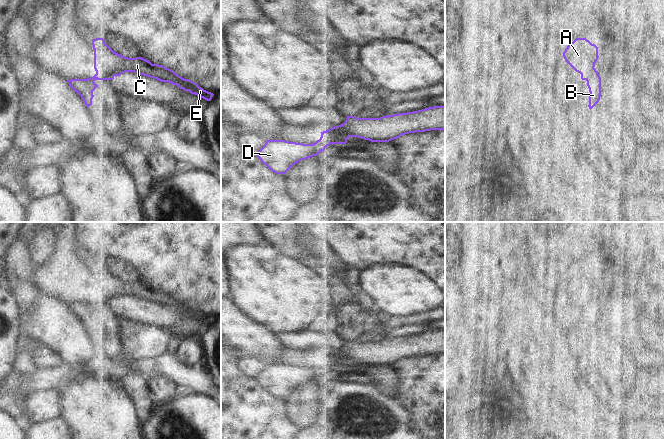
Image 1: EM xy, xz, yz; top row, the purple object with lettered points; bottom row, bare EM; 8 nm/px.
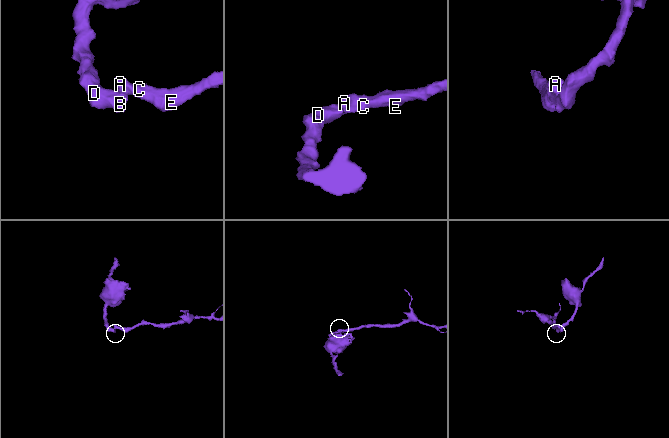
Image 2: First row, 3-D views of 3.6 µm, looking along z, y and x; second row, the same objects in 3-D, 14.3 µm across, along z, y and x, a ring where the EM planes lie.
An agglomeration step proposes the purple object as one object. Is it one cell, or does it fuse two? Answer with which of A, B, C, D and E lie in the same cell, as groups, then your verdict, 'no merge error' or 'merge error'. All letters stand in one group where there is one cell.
A C E / B D; merge error

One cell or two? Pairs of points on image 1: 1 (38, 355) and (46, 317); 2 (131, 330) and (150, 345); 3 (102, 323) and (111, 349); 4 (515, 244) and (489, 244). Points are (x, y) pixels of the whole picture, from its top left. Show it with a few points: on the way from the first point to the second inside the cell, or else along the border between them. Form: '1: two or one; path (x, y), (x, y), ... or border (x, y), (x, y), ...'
1: two; border (37, 343), (51, 348), (60, 357)
2: one; path (136, 335), (145, 342)
3: one; path (103, 329), (104, 339), (108, 343)
4: two; border (508, 232), (494, 249)

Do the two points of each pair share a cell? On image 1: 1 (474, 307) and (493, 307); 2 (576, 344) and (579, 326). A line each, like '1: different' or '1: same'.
1: same
2: same

